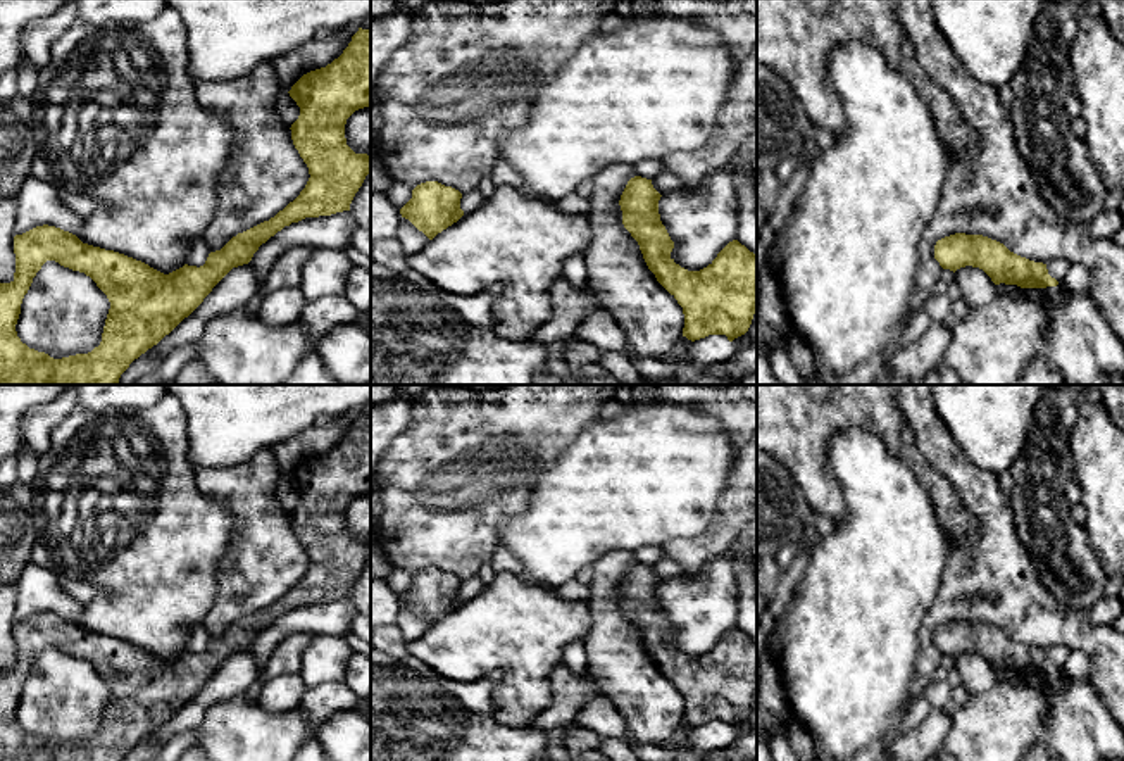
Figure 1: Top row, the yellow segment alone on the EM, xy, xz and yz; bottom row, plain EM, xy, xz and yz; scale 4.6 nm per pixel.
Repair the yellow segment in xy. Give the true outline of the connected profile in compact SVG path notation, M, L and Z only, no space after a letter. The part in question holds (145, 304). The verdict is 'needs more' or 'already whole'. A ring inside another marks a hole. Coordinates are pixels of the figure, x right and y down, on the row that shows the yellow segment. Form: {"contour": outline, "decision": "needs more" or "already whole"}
{"contour": "M359 28L338 59L303 74L288 93L300 107L300 116L290 128L291 140L307 164L310 178L300 195L283 211L269 221L238 233L221 250L210 252L203 266L184 264L164 274L141 261L83 243L76 235L48 224L14 236L14 280L0 283L0 385L117 385L134 359L169 335L233 267L248 264L259 247L284 226L305 217L350 211L355 193L371 173L371 155L355 154L345 138L347 119L355 110L371 107L371 29ZM47 261L84 273L110 302L102 342L88 354L53 359L29 349L17 336L16 324L22 299Z", "decision": "already whole"}

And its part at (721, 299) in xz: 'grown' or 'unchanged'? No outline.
unchanged

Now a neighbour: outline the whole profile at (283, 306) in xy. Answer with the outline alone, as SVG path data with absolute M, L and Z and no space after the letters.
M298 286L278 288L264 297L257 316L269 326L288 326L300 319L305 304Z

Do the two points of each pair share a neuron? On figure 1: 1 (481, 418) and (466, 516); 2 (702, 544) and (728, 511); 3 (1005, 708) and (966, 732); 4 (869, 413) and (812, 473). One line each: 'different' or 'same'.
1: same
2: same
3: same
4: same

